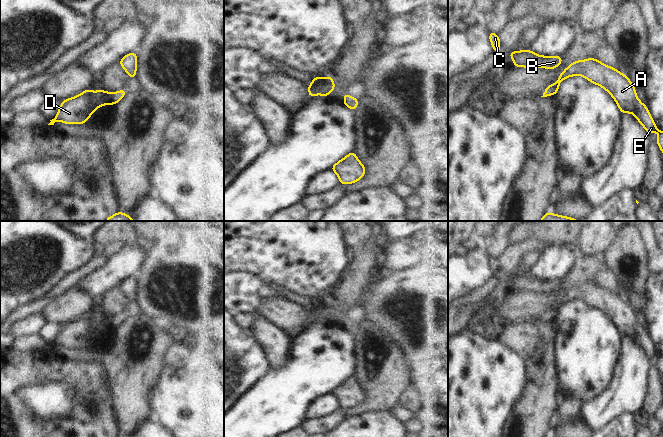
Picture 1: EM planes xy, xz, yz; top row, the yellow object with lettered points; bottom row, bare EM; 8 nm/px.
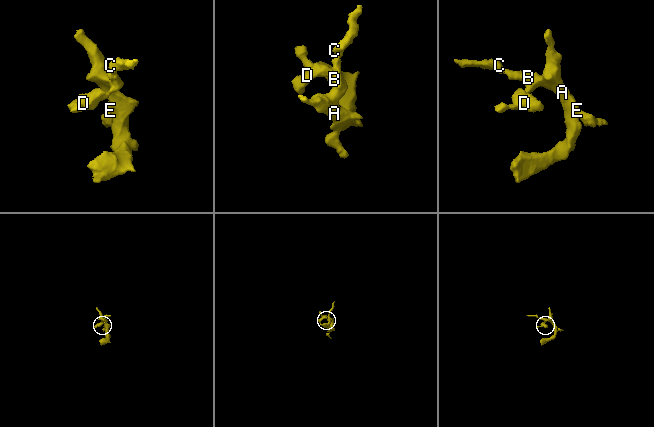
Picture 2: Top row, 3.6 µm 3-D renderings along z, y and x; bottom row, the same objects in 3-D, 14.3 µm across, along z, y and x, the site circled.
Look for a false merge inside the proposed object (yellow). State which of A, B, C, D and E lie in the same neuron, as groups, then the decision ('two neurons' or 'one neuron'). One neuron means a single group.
groups A B C D E; one neuron

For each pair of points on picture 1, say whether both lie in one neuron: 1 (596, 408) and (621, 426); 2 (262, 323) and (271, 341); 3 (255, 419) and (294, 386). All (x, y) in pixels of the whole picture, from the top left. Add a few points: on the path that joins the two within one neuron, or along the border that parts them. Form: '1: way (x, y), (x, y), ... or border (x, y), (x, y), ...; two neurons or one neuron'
1: border (633, 414), (622, 413), (604, 426); two neurons
2: way (262, 327), (270, 337); one neuron
3: way (265, 410), (274, 405), (284, 395); one neuron

